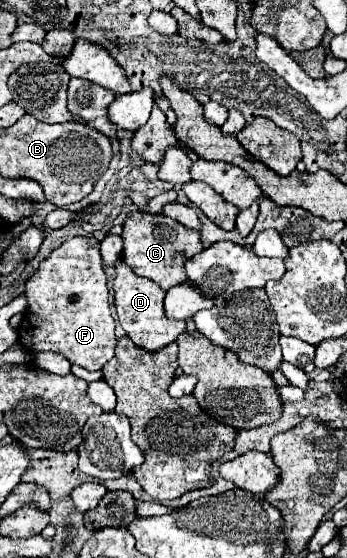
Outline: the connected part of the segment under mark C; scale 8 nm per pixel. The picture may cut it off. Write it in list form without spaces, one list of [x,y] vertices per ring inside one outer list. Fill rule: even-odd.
[[[133,211],[123,223],[123,261],[141,277],[147,277],[161,285],[161,289],[169,289],[187,281],[183,271],[183,263],[191,259],[195,253],[203,251],[201,235],[169,219],[165,215],[151,215],[143,211]]]

